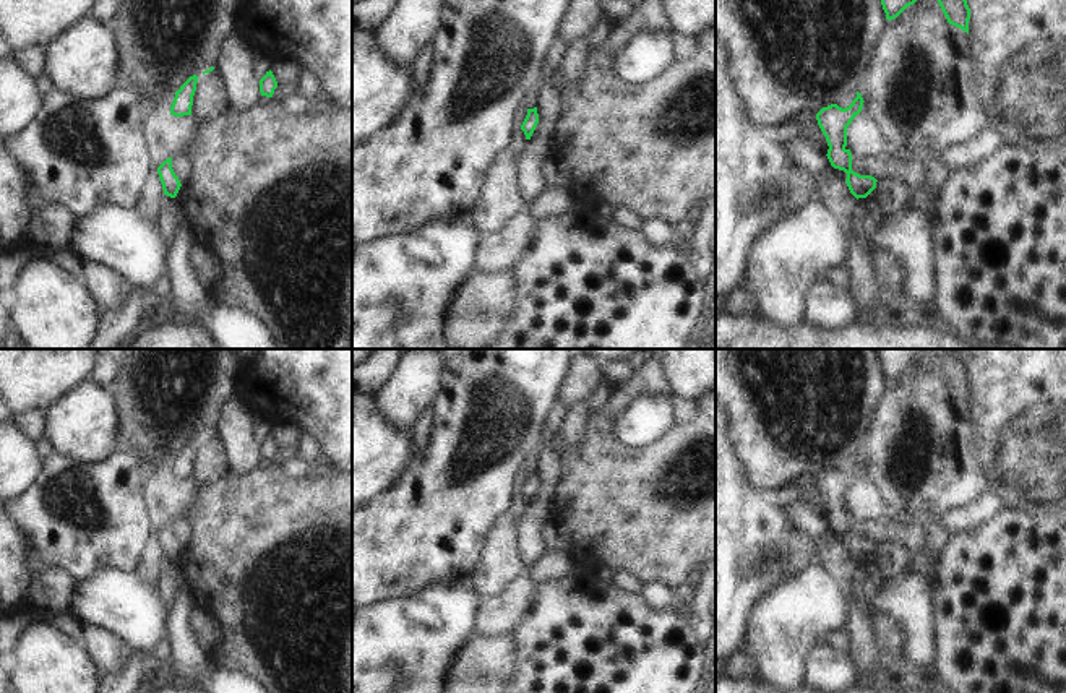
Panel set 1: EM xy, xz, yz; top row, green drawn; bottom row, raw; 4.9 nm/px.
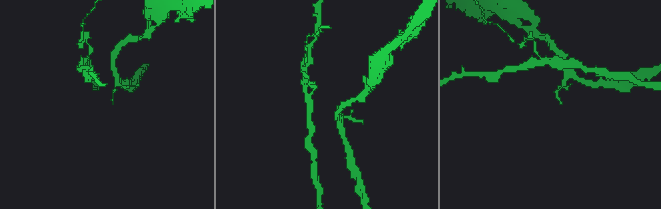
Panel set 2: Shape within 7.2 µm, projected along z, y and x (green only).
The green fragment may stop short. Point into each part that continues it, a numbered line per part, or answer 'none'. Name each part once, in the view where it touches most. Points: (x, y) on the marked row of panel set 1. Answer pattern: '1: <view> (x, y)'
none

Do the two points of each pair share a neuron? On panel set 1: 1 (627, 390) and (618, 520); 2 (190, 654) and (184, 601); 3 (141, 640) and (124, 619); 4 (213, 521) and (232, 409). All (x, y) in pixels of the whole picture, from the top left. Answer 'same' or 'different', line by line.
1: same
2: same
3: same
4: different

